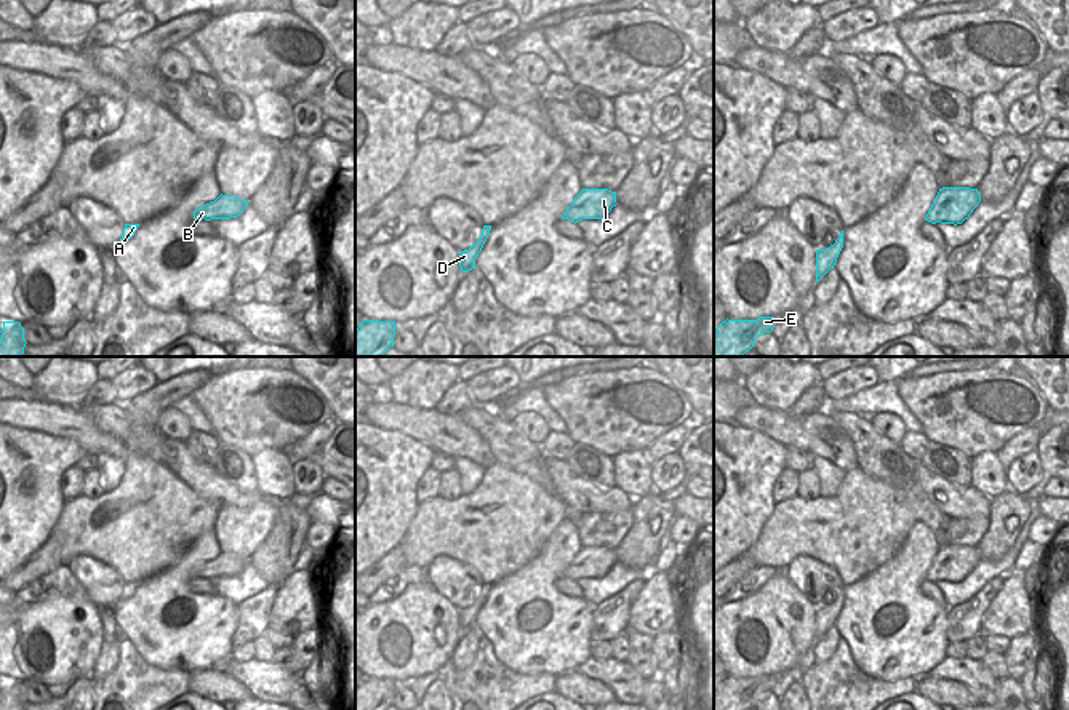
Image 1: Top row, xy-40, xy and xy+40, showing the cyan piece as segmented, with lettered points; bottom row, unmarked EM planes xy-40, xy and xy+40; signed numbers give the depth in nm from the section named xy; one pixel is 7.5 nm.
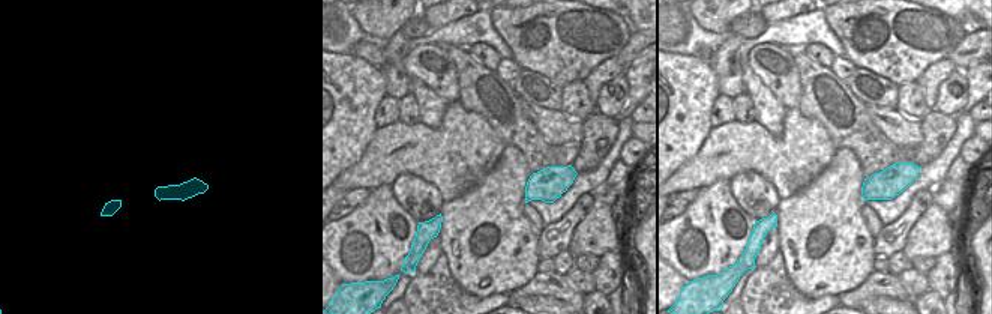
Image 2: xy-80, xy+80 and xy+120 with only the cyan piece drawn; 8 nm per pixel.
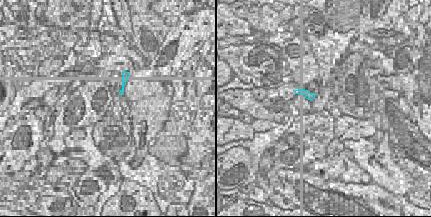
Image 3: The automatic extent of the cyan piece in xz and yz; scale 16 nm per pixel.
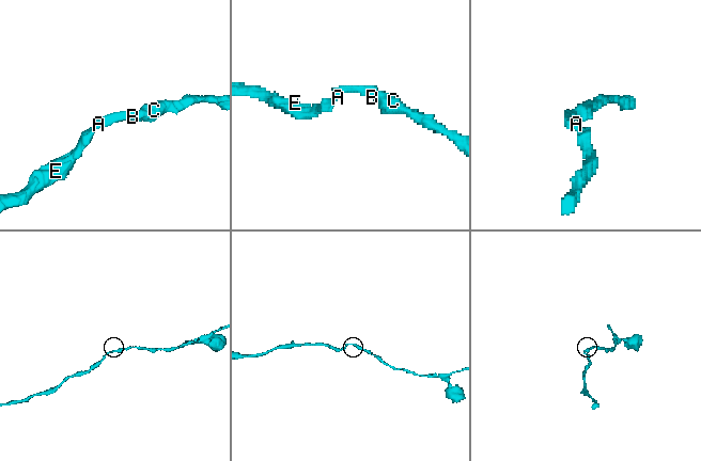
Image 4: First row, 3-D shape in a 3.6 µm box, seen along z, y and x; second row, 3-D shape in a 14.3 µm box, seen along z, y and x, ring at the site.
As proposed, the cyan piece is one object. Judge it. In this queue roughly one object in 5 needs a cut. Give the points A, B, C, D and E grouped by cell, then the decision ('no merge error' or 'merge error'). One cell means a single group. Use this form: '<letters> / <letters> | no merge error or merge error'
A B C D E | no merge error

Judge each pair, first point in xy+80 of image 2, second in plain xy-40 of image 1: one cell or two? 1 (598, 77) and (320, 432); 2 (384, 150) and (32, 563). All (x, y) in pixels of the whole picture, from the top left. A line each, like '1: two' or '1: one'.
1: one
2: two

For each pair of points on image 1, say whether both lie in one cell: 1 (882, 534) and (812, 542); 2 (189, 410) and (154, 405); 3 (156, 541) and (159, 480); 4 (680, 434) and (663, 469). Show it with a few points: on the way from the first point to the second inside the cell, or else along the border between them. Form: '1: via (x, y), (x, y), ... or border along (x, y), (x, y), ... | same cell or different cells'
1: via (864, 534), (829, 534) | same cell
2: border along (189, 395), (170, 406) | different cells
3: via (156, 526), (156, 494) | same cell
4: border along (677, 453), (661, 456), (652, 466) | different cells

